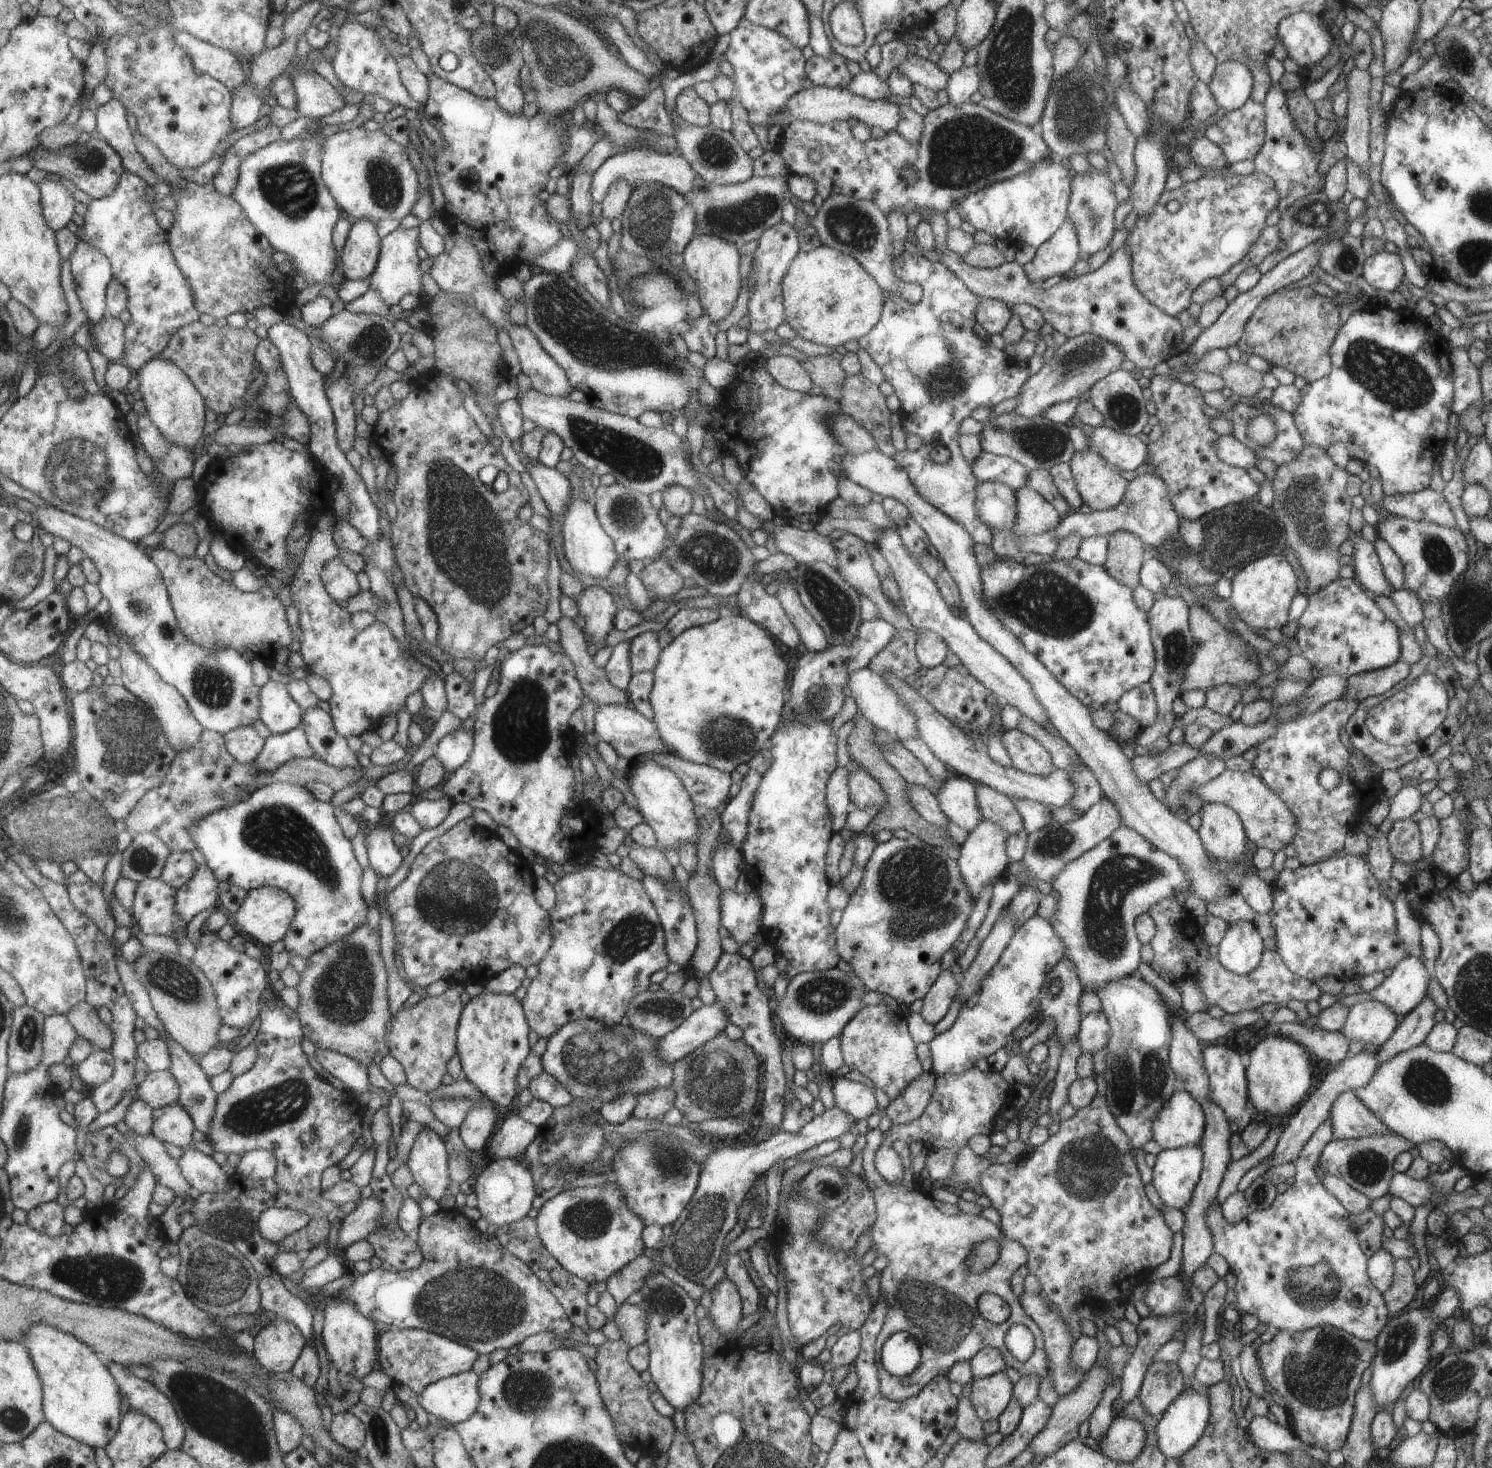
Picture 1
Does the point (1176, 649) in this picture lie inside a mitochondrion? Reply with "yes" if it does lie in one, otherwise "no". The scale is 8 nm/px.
yes

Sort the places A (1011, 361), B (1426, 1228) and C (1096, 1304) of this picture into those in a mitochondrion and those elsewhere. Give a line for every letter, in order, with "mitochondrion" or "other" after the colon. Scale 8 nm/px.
A: other
B: other
C: other

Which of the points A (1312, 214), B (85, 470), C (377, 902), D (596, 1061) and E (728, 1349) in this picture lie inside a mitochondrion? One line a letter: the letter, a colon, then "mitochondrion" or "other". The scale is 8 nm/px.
A: mitochondrion
B: mitochondrion
C: other
D: mitochondrion
E: other

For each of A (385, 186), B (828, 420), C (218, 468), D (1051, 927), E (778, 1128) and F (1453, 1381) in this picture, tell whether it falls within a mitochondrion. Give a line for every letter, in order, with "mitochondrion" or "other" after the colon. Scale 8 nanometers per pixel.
A: mitochondrion
B: other
C: other
D: other
E: other
F: mitochondrion

